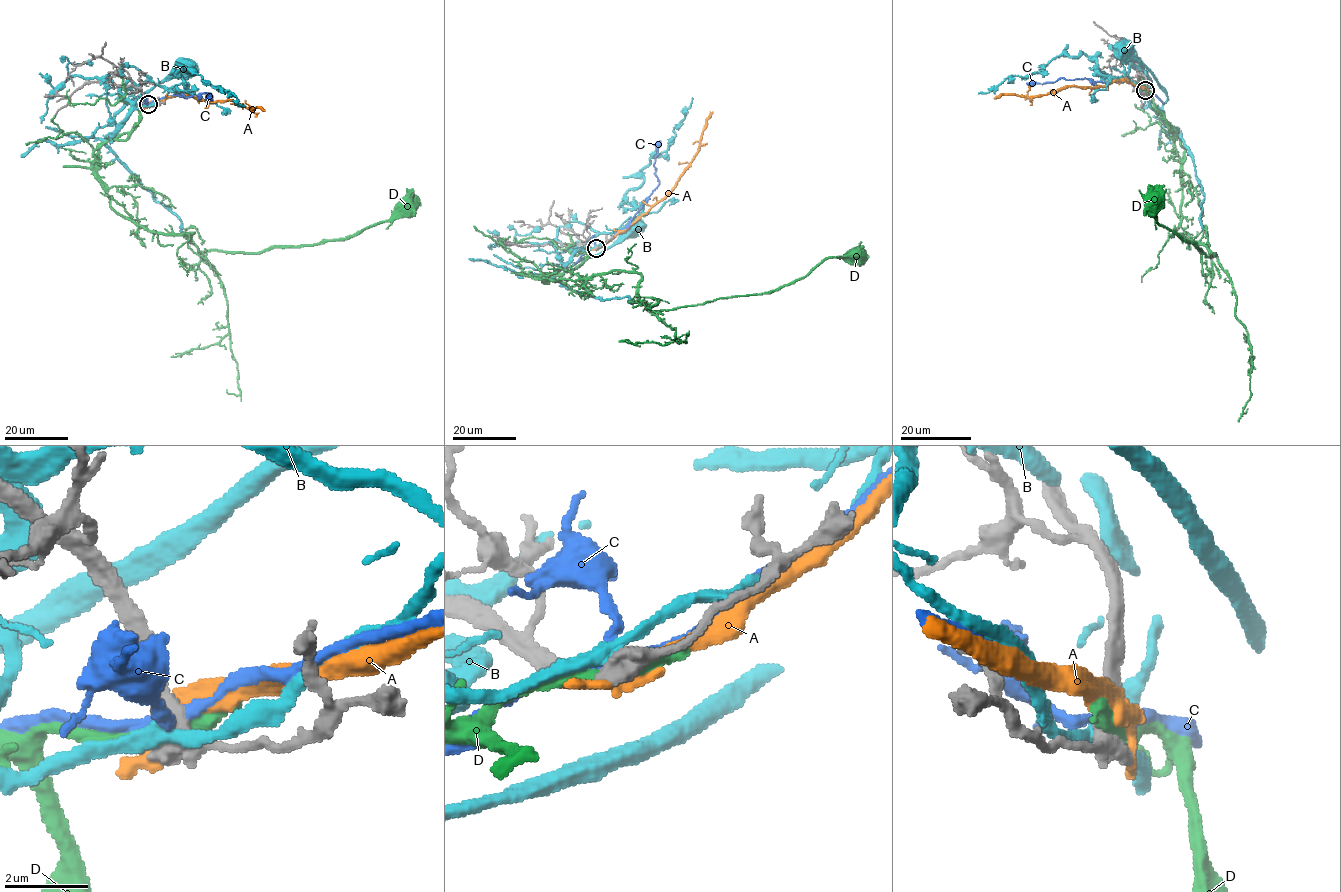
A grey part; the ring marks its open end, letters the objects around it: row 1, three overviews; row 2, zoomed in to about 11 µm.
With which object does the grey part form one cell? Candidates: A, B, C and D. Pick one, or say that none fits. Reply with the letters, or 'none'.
C

